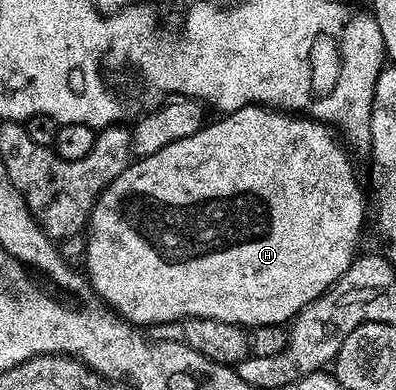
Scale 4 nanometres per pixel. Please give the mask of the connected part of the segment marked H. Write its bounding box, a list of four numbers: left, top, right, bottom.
[84,104,365,328]

